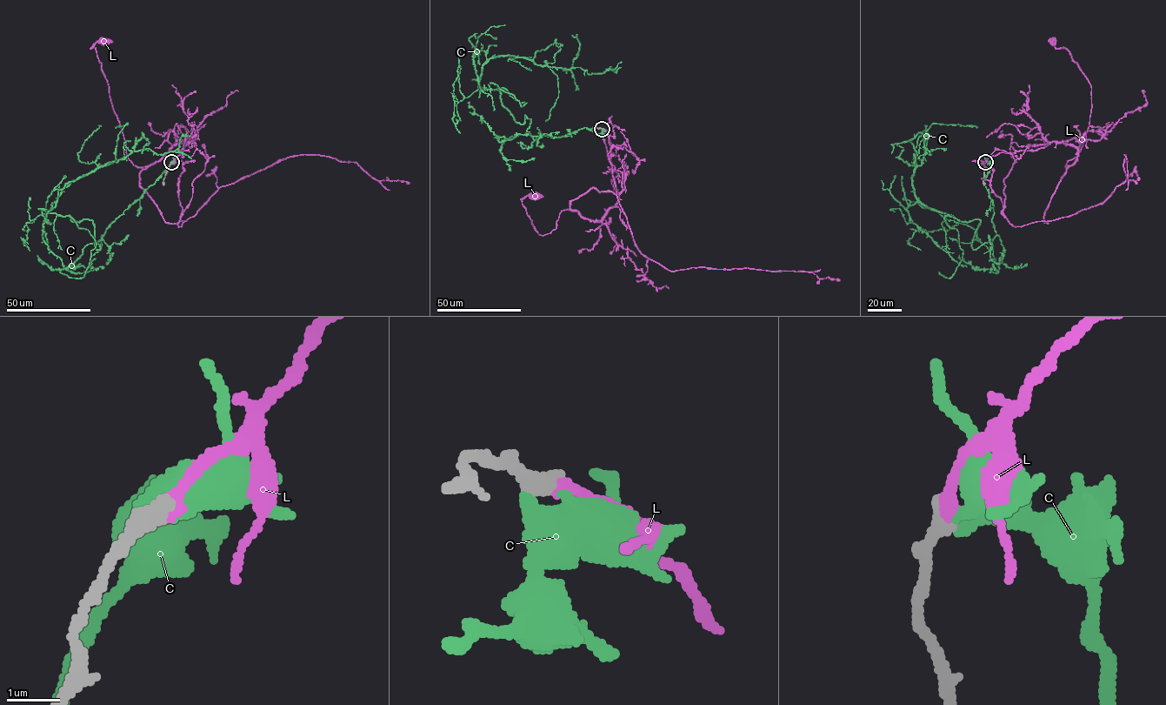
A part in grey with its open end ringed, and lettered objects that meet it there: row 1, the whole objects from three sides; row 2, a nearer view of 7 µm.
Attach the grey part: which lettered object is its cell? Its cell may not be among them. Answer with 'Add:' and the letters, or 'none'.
Add: L

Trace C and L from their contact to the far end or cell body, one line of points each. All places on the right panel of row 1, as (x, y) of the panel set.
C: (985, 163), (996, 236), (975, 250), (980, 219), (916, 196), (923, 135)
L: (985, 162), (1056, 141), (1071, 144), (1076, 159), (1066, 167), (1085, 140), (1091, 86), (1052, 41)

